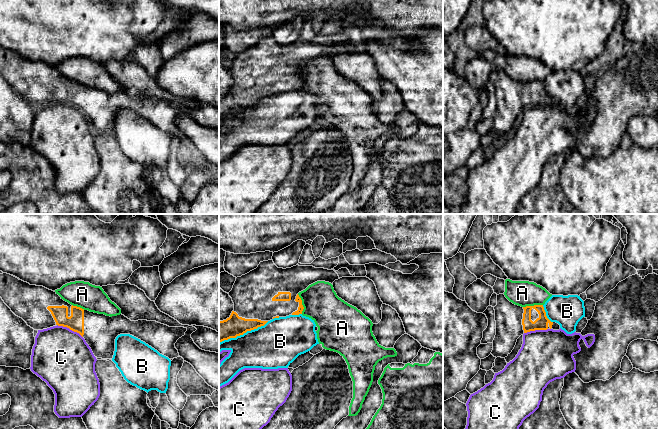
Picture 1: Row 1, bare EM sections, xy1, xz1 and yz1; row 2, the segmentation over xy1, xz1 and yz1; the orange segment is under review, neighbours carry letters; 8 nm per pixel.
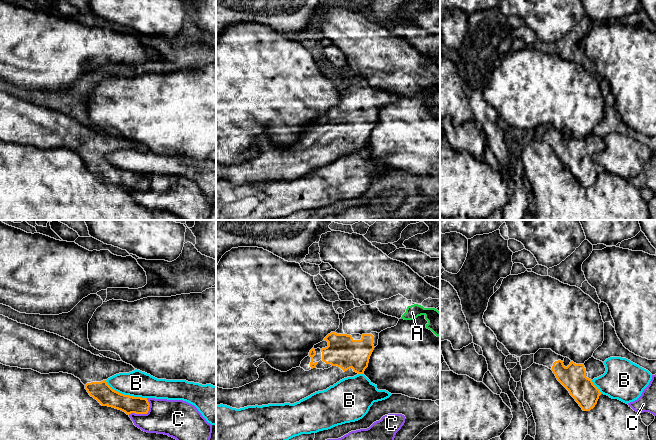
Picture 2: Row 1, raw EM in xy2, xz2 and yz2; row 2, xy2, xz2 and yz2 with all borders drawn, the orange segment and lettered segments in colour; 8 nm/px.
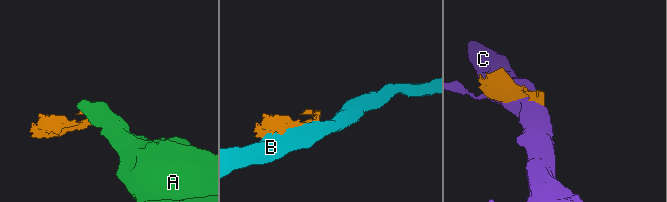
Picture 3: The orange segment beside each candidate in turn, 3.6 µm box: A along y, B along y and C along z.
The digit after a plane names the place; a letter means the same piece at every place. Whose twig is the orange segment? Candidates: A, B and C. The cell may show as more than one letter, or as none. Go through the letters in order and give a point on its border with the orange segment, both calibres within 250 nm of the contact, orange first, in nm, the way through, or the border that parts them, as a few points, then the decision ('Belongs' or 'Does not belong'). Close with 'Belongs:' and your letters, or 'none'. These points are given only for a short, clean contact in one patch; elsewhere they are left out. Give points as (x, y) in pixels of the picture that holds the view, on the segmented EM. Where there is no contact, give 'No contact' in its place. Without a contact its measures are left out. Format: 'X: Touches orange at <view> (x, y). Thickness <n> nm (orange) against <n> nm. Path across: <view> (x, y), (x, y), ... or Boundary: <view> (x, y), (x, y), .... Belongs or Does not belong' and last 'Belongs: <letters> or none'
A: Touches orange at xz1 (301, 304). Thickness 50 nm (orange) against 300 nm. Boundary: xz1 (297, 294), (303, 307), (302, 313). Does not belong
B: Touches orange at xz1 (243, 333). Thickness 170 nm (orange) against 360 nm. Does not belong
C: Touches orange at xy2 (144, 413). Thickness 140 nm (orange) against 300 nm. Does not belong
Belongs: none

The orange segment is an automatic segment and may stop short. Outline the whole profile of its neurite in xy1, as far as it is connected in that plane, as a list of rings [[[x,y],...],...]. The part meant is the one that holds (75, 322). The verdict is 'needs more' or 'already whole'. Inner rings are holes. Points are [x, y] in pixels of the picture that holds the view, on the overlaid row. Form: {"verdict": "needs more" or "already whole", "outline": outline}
{"verdict": "needs more", "outline": [[[0,274],[0,297],[11,311],[22,318],[34,330],[43,330],[53,326],[63,326],[79,333],[97,358],[111,359],[115,351],[115,339],[120,334],[130,334],[145,342],[169,359],[180,357],[175,343],[185,335],[187,328],[169,327],[156,321],[131,321],[124,315],[106,316],[84,310],[64,301],[56,292],[43,286],[30,285],[18,278]]]}

